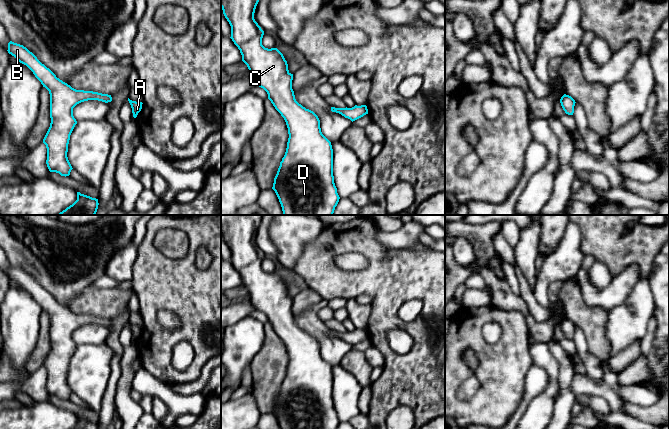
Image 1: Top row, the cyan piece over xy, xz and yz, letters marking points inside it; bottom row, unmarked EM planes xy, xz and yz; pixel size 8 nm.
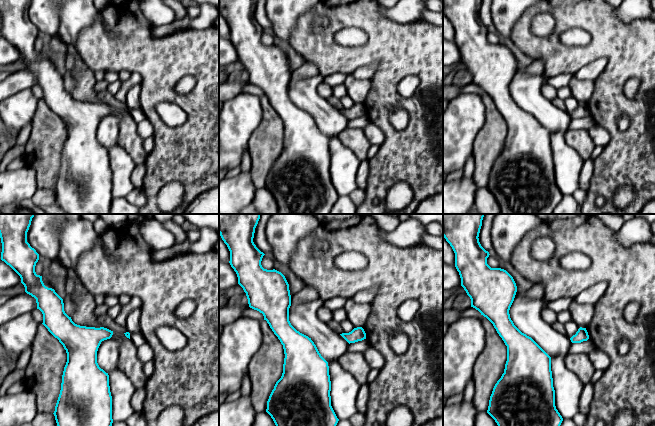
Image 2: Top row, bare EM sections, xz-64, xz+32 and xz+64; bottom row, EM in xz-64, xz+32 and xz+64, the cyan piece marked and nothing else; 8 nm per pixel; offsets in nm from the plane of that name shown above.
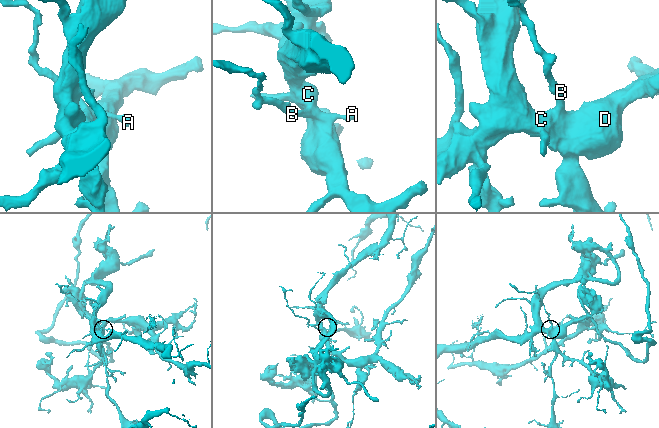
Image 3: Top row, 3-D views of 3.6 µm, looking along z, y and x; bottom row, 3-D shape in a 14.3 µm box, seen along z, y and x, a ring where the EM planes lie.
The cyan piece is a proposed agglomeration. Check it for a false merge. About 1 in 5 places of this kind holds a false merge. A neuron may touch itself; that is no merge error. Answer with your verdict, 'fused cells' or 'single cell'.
single cell

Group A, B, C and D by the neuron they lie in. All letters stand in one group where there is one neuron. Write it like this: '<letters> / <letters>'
A B C D

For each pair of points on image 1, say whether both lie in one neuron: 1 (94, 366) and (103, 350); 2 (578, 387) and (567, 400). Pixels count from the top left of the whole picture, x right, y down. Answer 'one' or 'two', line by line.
1: one
2: two

